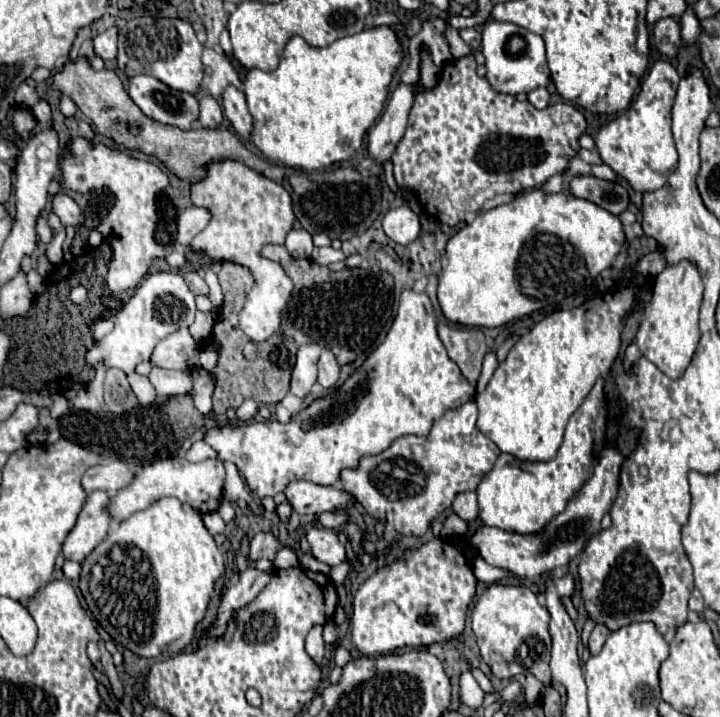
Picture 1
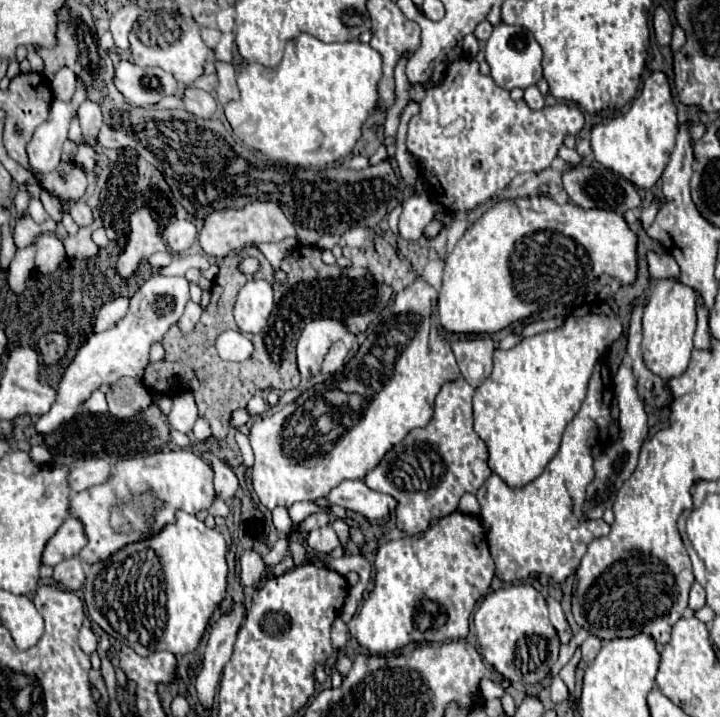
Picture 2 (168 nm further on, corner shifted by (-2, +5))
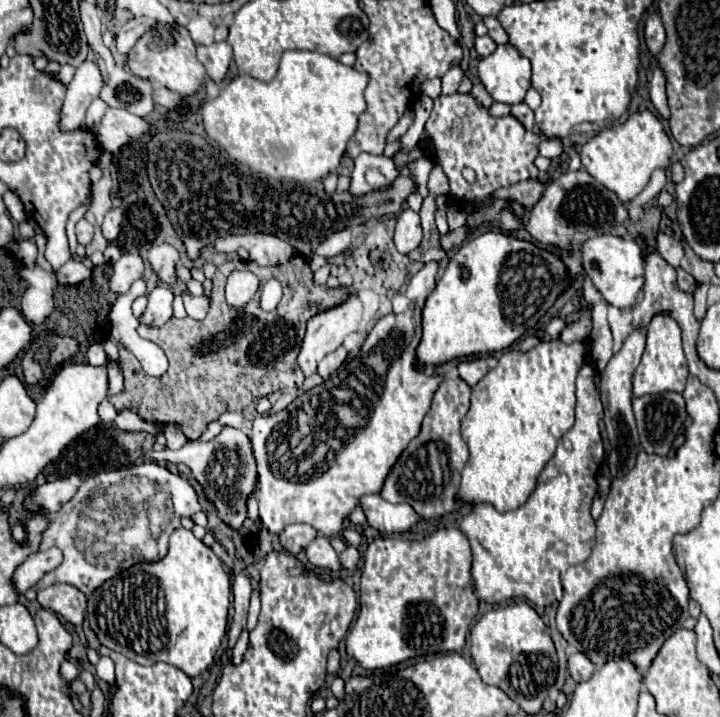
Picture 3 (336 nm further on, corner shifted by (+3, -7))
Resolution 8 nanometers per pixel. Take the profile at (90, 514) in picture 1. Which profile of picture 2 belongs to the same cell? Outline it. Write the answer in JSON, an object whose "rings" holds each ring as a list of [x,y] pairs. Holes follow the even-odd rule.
{"rings":[[[67,516],[61,528],[51,536],[43,550],[43,564],[57,566],[61,560],[77,556],[77,552],[87,544],[87,536],[83,534],[83,524],[75,516]]]}

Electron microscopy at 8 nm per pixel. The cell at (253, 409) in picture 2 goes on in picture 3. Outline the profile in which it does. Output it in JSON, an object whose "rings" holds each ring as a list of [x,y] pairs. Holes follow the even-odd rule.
{"rings":[[[226,412],[226,414],[222,414],[222,416],[220,416],[220,420],[218,420],[218,422],[220,422],[220,424],[224,424],[224,426],[242,428],[244,416],[242,416],[242,412]]]}

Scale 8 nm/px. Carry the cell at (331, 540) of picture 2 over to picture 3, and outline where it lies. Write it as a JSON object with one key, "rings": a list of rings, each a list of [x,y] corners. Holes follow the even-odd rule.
{"rings":[[[316,536],[312,540],[312,544],[304,550],[304,554],[306,554],[306,560],[314,568],[330,570],[330,572],[338,572],[342,568],[340,560],[338,560],[338,554],[334,552],[334,548],[330,546],[330,540],[326,536]]]}

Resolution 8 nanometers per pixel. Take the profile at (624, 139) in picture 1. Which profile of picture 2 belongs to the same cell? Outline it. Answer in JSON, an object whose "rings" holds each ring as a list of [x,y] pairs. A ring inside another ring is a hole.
{"rings":[[[655,72],[644,80],[643,92],[633,100],[627,114],[620,114],[607,124],[593,126],[591,148],[595,160],[605,168],[621,174],[637,188],[653,188],[671,158],[677,130],[677,106],[673,102],[667,76],[663,72]]]}

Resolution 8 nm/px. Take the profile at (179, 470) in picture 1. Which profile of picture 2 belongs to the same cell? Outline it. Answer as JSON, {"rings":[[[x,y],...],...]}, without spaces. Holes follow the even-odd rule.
{"rings":[[[165,450],[143,458],[121,460],[111,480],[77,492],[69,500],[69,512],[83,520],[87,546],[79,550],[79,558],[87,564],[105,560],[111,552],[155,534],[163,524],[175,522],[175,512],[207,510],[215,500],[213,468],[191,450]]]}

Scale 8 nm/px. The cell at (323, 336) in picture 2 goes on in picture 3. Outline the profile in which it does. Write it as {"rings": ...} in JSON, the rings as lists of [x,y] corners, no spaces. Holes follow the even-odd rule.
{"rings":[[[350,296],[346,304],[340,304],[338,308],[330,308],[330,312],[322,312],[310,318],[298,354],[298,366],[304,372],[304,376],[314,374],[318,362],[326,354],[334,352],[350,332],[356,332],[360,320],[362,320],[362,304],[358,296]]]}

